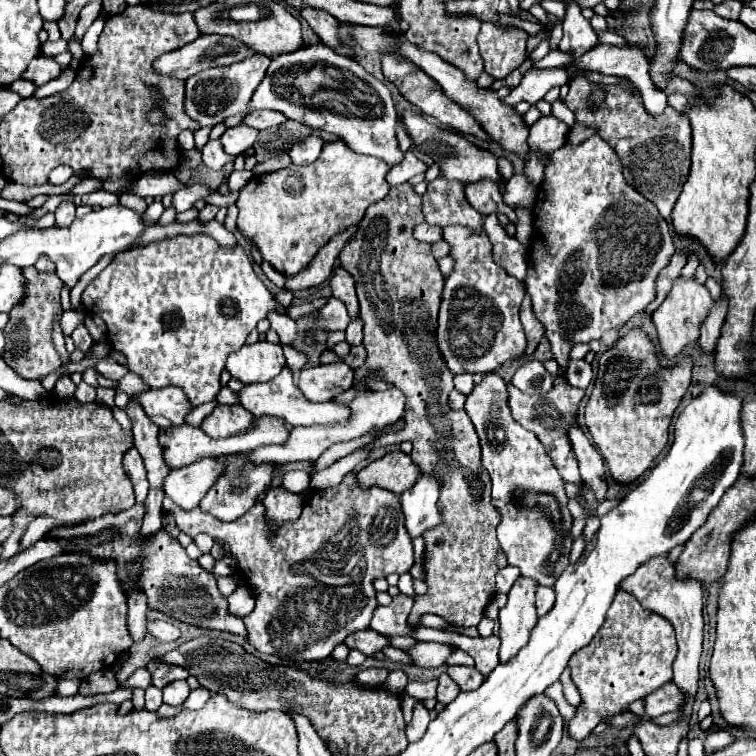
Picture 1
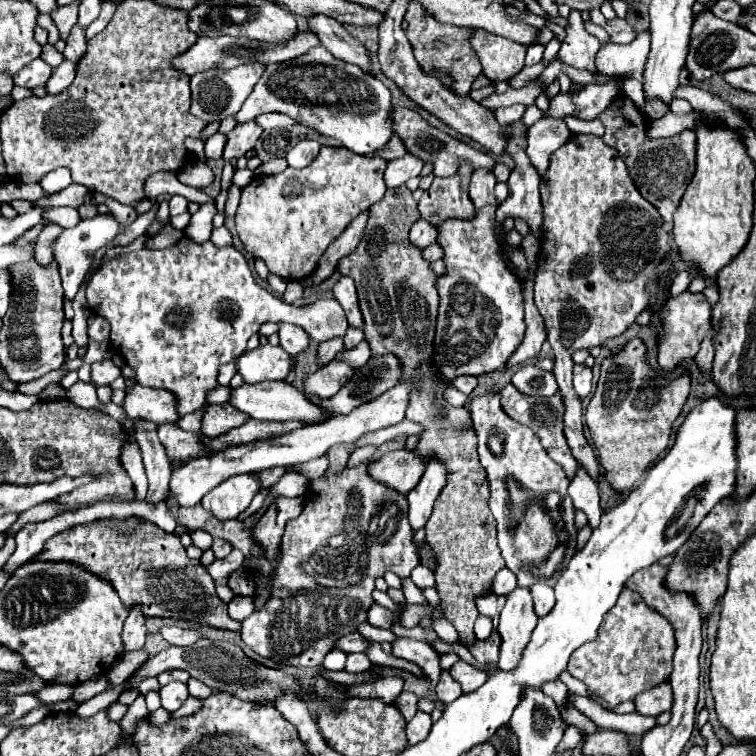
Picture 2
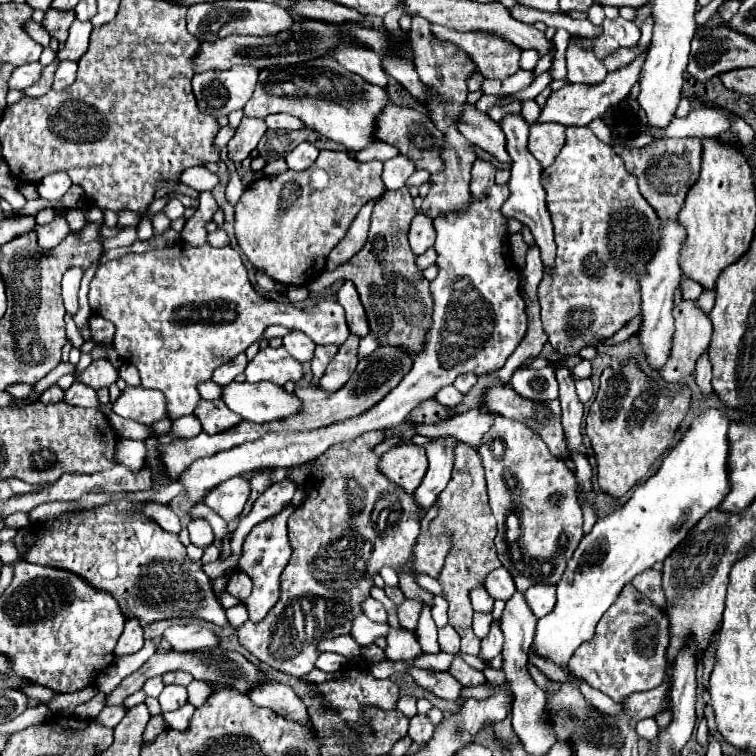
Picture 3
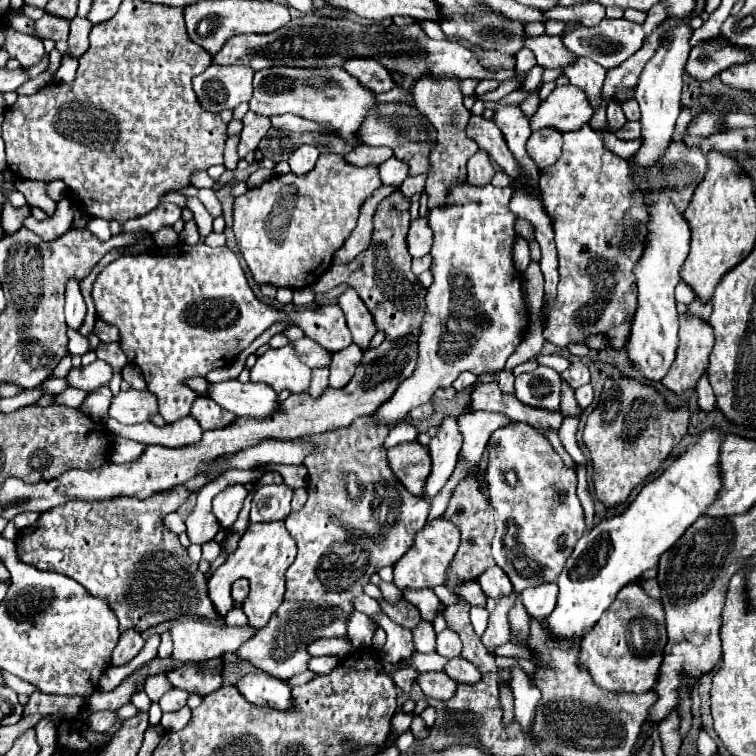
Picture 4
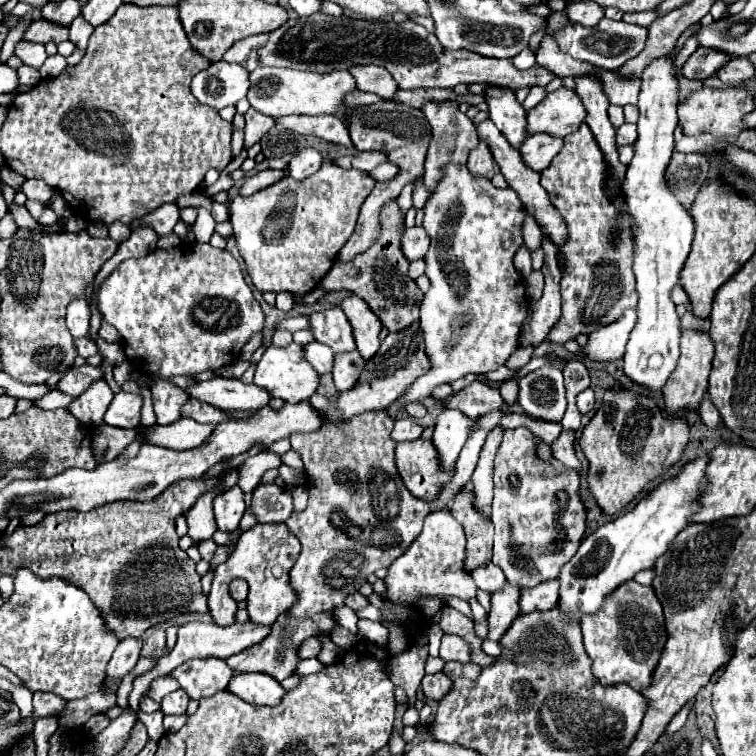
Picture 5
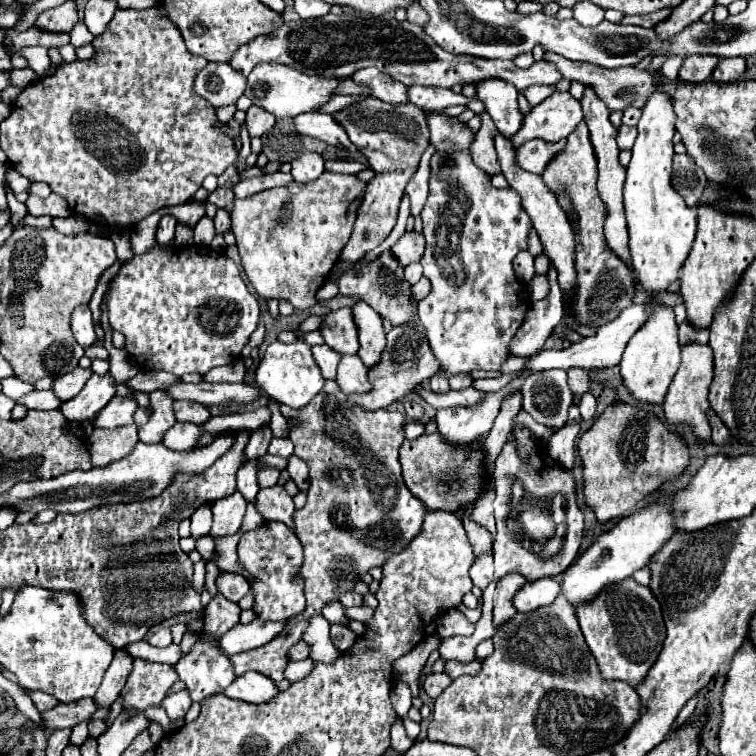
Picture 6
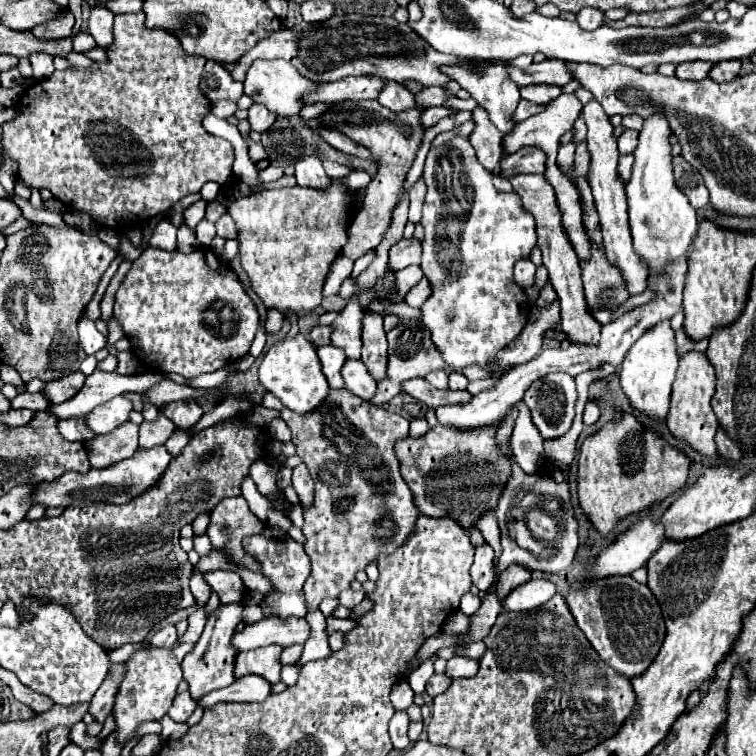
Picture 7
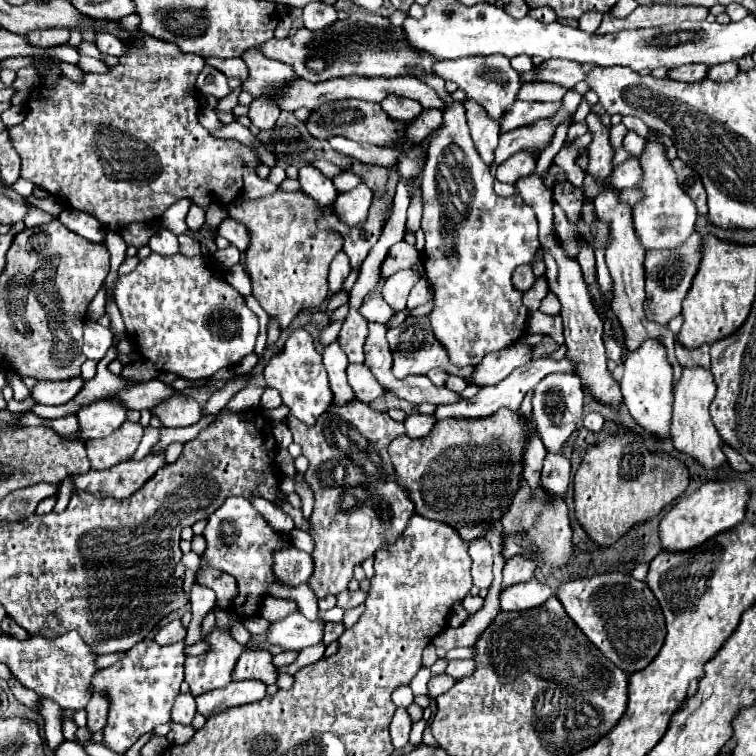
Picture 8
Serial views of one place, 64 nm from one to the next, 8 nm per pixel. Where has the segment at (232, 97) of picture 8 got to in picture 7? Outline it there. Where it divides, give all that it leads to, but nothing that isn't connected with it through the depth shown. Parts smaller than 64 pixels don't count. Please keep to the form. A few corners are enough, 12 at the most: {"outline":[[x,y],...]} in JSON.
{"outline":[[221,100],[212,106],[212,113],[221,119],[232,116],[237,104]]}

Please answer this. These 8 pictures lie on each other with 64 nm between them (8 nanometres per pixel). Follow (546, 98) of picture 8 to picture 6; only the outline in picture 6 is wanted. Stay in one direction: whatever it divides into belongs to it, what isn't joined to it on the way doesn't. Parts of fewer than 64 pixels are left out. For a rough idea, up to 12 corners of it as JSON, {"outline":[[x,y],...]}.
{"outline":[[530,86],[524,94],[532,106],[556,92],[554,86]]}

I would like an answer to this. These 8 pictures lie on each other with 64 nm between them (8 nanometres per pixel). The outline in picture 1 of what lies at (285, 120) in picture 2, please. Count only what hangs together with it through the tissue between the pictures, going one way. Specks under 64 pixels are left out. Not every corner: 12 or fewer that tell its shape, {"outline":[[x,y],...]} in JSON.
{"outline":[[256,110],[244,124],[256,130],[284,124],[288,118],[280,112]]}

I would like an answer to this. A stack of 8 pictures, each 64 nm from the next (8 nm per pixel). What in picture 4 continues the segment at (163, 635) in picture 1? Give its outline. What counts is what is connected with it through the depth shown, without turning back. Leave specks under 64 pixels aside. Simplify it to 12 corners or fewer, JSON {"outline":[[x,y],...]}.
{"outline":[[220,622],[172,626],[174,662],[236,652],[256,628]]}

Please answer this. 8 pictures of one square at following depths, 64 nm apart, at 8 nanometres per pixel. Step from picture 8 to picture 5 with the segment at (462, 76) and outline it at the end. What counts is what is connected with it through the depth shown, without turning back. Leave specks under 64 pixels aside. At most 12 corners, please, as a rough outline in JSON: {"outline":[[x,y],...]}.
{"outline":[[488,86],[488,118],[514,148],[526,110],[510,88]]}

